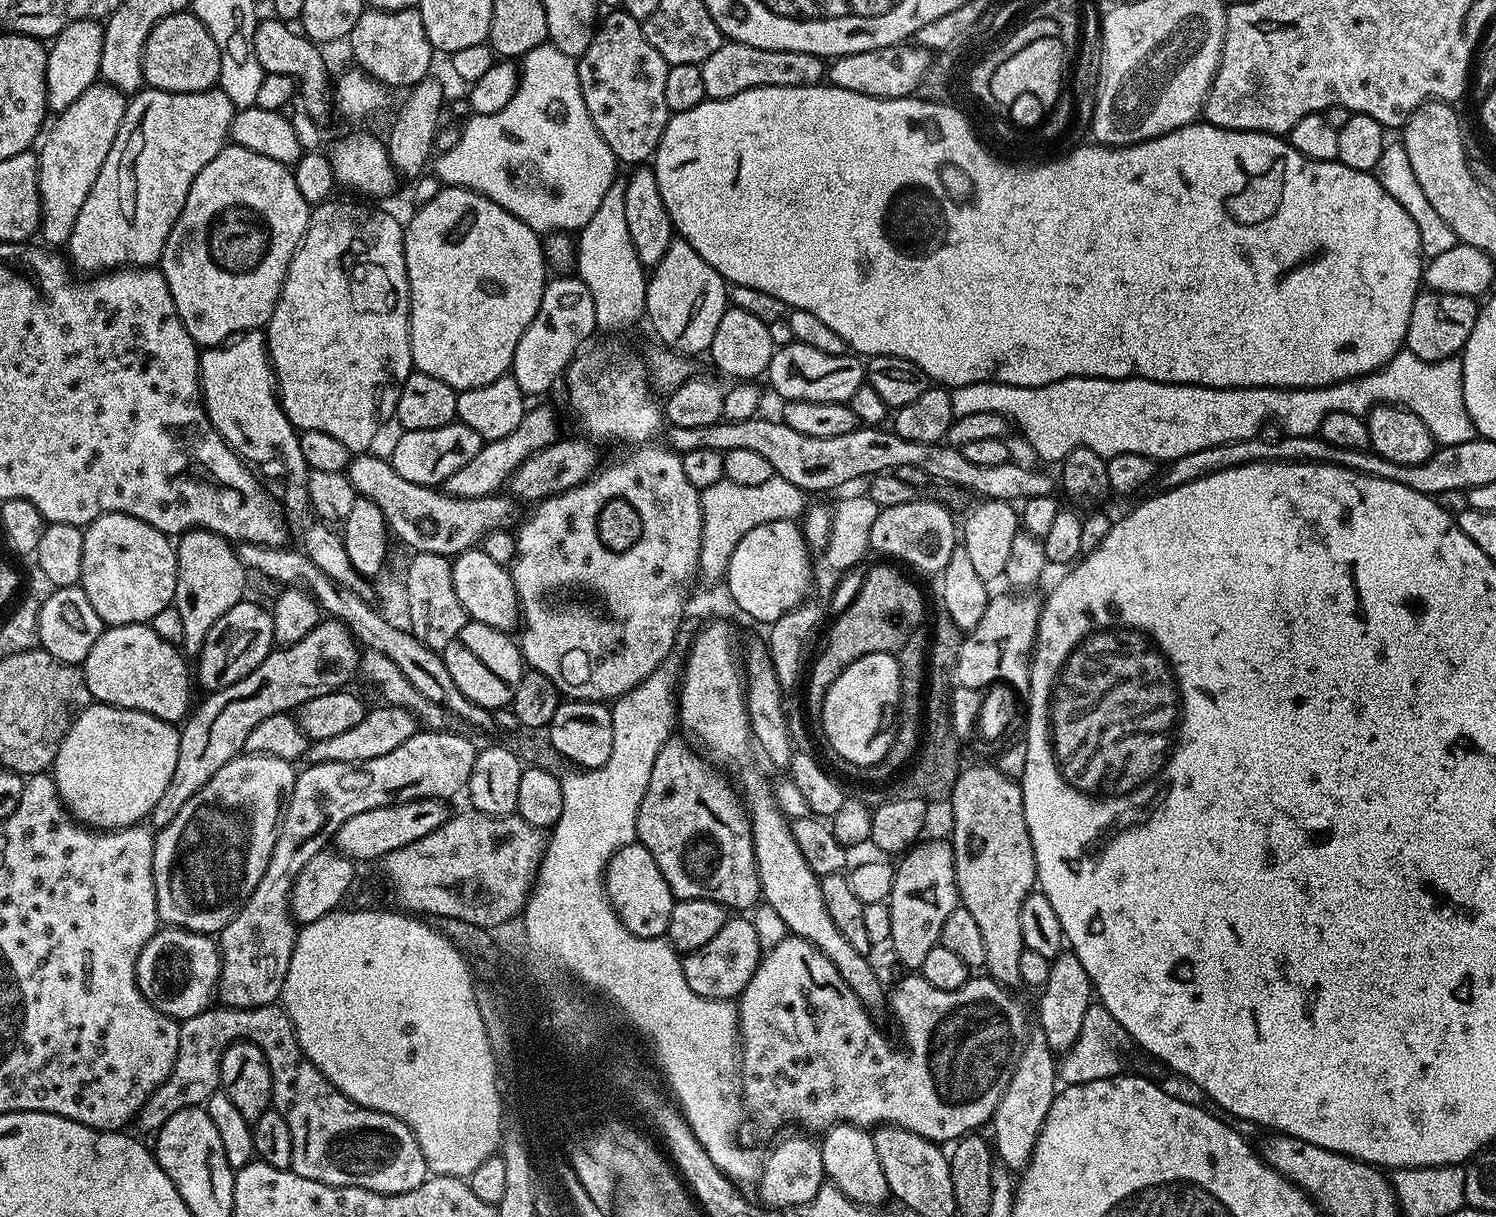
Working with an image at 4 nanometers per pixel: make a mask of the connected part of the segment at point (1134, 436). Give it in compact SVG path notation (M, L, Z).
M1401 350L1396 353L1394 358L1387 360L1385 364L1378 370L1368 372L1364 376L1355 376L1349 380L1343 380L1337 384L1331 384L1325 388L1203 388L1197 384L1163 384L1162 382L1154 382L1153 380L1138 380L1129 378L1126 380L1103 380L1102 378L1094 378L1093 376L1067 376L1064 380L1058 382L1050 382L1046 386L1038 386L1037 388L1015 388L1009 384L991 384L988 380L983 380L977 384L970 386L962 386L961 388L951 389L953 414L957 416L965 416L966 414L983 414L991 413L1002 414L1010 422L1016 420L1020 423L1020 432L1024 435L1024 440L1041 456L1044 460L1056 460L1063 462L1075 448L1089 448L1094 450L1094 454L1105 458L1117 456L1118 454L1142 454L1149 456L1153 462L1167 462L1174 458L1182 458L1182 454L1194 454L1194 450L1206 450L1206 446L1218 446L1219 444L1233 444L1239 440L1249 440L1255 436L1260 436L1263 433L1264 423L1269 420L1272 424L1277 424L1279 430L1286 436L1314 436L1319 433L1322 426L1322 418L1326 418L1326 414L1354 414L1355 416L1367 417L1368 413L1378 404L1397 404L1399 408L1410 410L1414 414L1418 414L1418 418L1422 418L1422 422L1426 422L1426 430L1430 430L1432 439L1437 445L1457 444L1458 442L1470 442L1477 439L1478 433L1476 427L1472 424L1470 414L1466 410L1466 398L1464 397L1464 362L1463 359L1453 358L1451 360L1439 360L1438 362L1426 362L1422 358L1418 358L1412 352Z

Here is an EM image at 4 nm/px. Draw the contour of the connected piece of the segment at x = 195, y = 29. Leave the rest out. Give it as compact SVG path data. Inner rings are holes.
M190 10L170 14L170 18L162 18L162 22L150 30L144 47L144 84L147 87L167 92L201 92L217 87L221 76L218 46L214 38L210 38L210 30L206 30L206 26Z

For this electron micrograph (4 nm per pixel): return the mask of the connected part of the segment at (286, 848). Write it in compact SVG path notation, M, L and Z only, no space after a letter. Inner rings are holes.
M420 730L416 735L402 742L390 754L382 754L378 758L370 758L361 764L346 762L309 763L305 772L301 771L294 782L294 790L288 799L288 807L280 822L280 833L274 842L274 854L270 854L270 866L266 866L266 874L262 874L262 882L254 886L254 894L238 910L238 914L218 933L218 947L222 957L220 965L220 983L218 1000L226 1008L257 1008L267 1004L275 1004L283 997L286 970L290 970L290 958L294 954L294 946L298 935L297 925L288 910L288 899L292 893L298 874L314 858L314 854L325 851L324 844L335 837L337 830L346 822L346 818L354 818L354 814L362 814L362 810L374 810L378 806L401 804L422 798L449 798L455 792L463 793L468 787L468 779L474 770L474 762L478 751L464 736L455 730L429 731Z

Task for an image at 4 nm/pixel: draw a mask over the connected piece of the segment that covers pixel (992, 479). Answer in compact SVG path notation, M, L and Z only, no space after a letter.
M759 415L752 416L746 422L730 422L721 419L718 424L710 426L671 426L667 429L667 447L677 454L683 454L690 450L718 450L725 453L730 450L755 450L770 462L773 473L798 486L805 494L811 492L828 492L831 488L840 488L851 480L863 481L881 474L891 473L898 466L918 466L918 470L926 470L929 481L941 480L944 484L953 484L956 488L965 488L973 492L976 498L985 500L1006 500L1009 502L1023 502L1030 498L1053 495L1052 480L1044 472L1036 468L1027 468L1024 464L1009 462L1002 466L977 466L970 462L966 454L962 454L959 448L952 447L947 442L931 444L930 442L906 441L893 430L883 432L880 426L857 426L850 430L850 434L838 434L835 438L814 438L810 434L798 434L798 430L790 430L790 426L784 424L783 419L760 420Z

